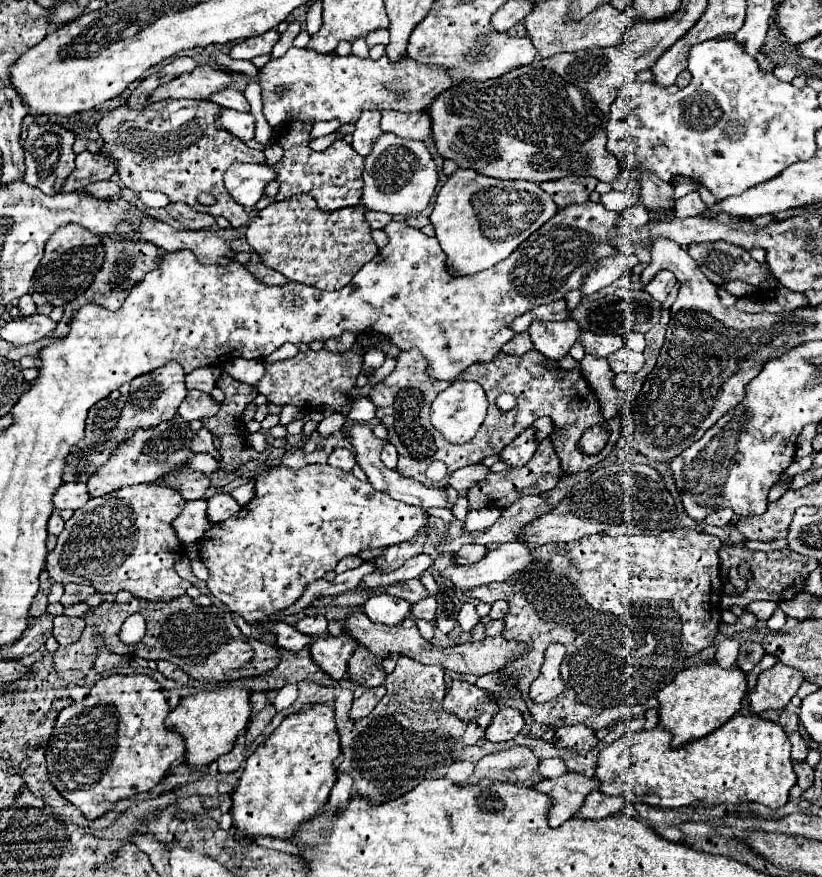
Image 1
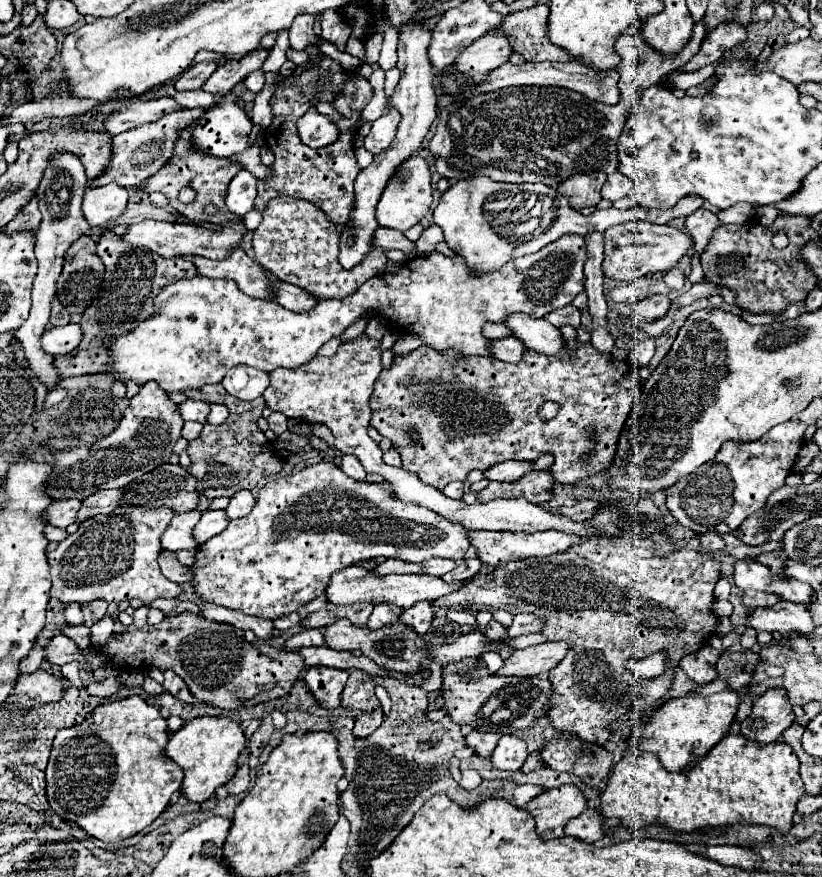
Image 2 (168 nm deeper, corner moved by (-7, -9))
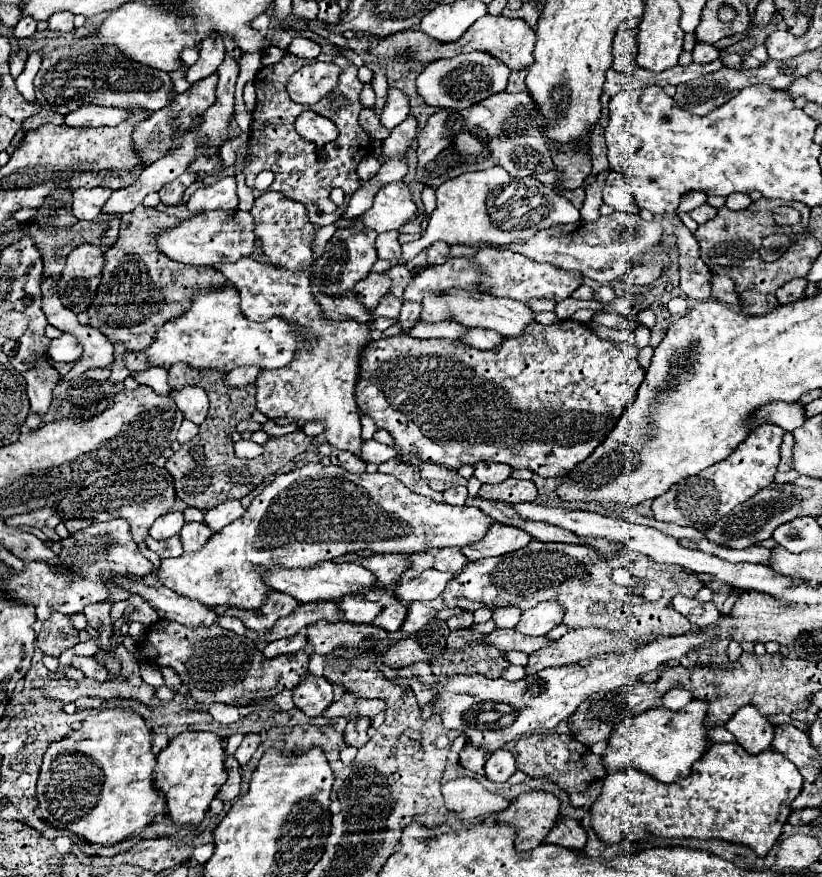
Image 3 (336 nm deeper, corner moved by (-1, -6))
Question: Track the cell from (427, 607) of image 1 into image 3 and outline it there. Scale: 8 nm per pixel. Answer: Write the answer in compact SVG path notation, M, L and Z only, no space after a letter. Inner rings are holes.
M392 600L390 604L386 604L382 608L382 614L378 614L378 618L374 620L374 624L376 626L386 626L386 630L396 632L396 630L402 628L402 624L406 620L406 614L408 614L408 608L404 606L404 602Z

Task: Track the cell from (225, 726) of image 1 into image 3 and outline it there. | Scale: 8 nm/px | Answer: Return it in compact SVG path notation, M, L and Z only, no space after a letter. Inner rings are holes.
M182 732L158 754L156 788L166 796L166 812L176 824L200 824L212 798L226 782L224 740L214 732Z

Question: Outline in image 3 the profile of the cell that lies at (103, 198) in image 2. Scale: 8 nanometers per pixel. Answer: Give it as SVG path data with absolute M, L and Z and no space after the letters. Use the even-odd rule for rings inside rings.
M102 186L90 190L88 188L74 190L74 206L72 206L74 216L78 216L78 220L94 220L102 212L110 194L112 190Z

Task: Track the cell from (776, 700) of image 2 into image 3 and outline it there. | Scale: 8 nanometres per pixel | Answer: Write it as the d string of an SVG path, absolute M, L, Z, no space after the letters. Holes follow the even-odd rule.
M742 706L742 710L728 720L726 728L748 754L770 748L774 738L774 724L756 706Z

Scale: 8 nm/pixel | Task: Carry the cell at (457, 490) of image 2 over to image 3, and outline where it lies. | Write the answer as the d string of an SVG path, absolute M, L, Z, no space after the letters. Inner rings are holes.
M452 486L448 490L444 490L444 502L448 504L464 504L468 498L466 486Z

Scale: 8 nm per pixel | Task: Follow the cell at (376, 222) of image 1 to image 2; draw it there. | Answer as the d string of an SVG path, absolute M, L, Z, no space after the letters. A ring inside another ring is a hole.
M380 227L376 231L376 235L374 235L374 241L376 241L374 245L380 247L384 253L386 251L392 251L392 249L400 249L400 251L404 251L408 255L414 253L414 243L408 241L404 237L404 233L402 231L396 231L396 229L384 229L384 227Z

